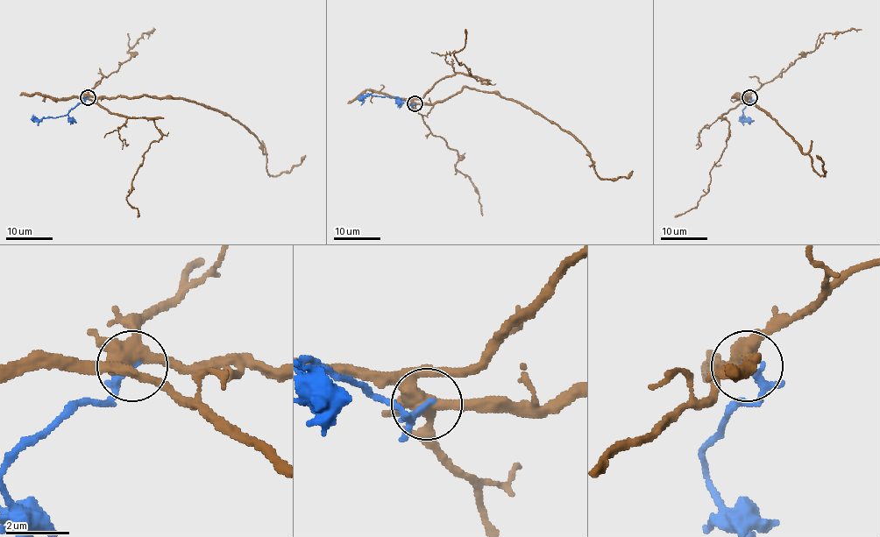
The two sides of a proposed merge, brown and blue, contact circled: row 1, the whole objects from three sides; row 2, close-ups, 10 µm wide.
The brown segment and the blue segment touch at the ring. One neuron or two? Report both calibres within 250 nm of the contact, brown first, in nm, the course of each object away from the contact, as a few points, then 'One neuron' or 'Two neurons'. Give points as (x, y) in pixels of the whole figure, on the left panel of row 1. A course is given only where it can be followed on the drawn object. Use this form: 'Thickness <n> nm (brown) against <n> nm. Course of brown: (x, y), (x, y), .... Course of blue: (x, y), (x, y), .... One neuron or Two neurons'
Thickness 440 nm (brown) against 170 nm. Course of brown: (88, 97), (185, 98), (210, 106), (240, 122), (259, 142), (271, 175), (289, 172), (304, 154). Course of blue: (88, 97), (60, 116), (33, 120). Two neurons

